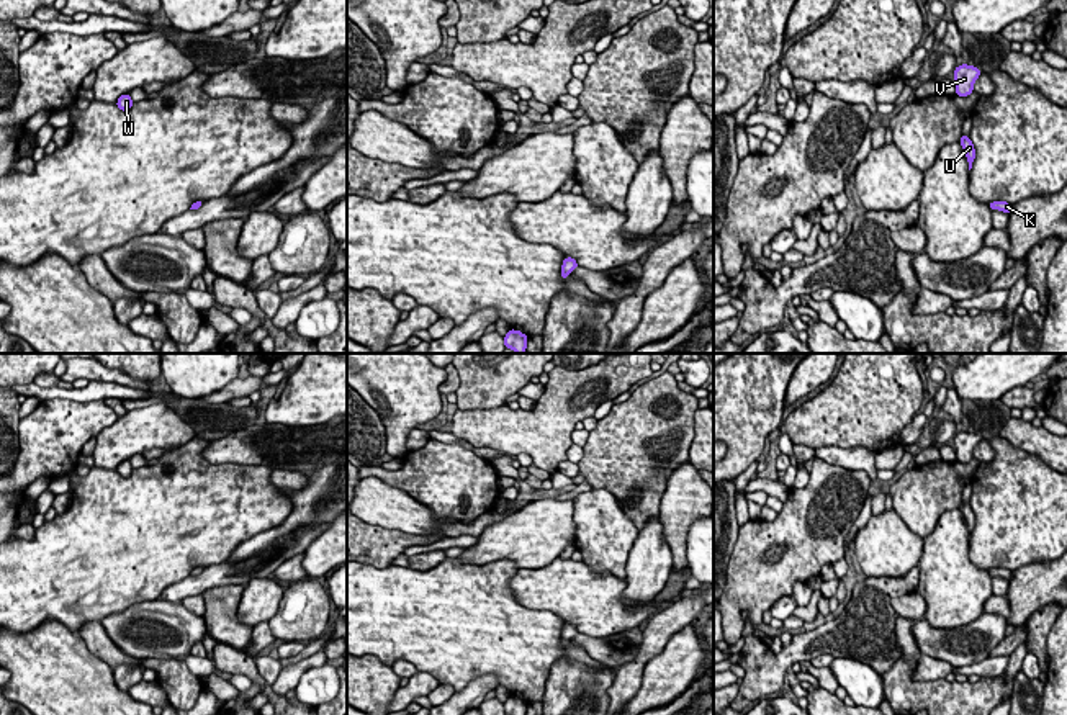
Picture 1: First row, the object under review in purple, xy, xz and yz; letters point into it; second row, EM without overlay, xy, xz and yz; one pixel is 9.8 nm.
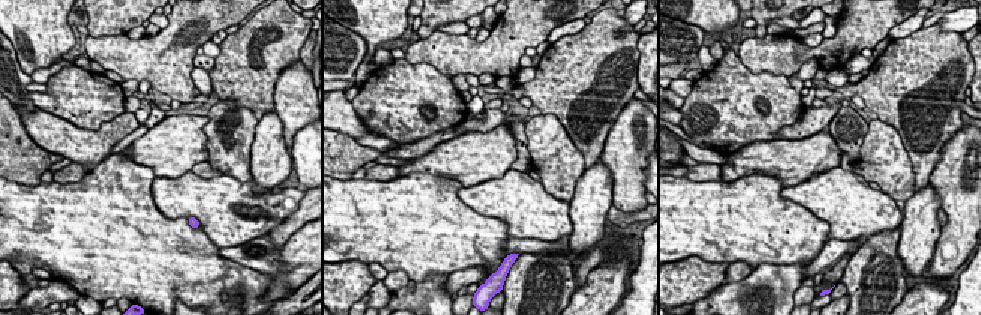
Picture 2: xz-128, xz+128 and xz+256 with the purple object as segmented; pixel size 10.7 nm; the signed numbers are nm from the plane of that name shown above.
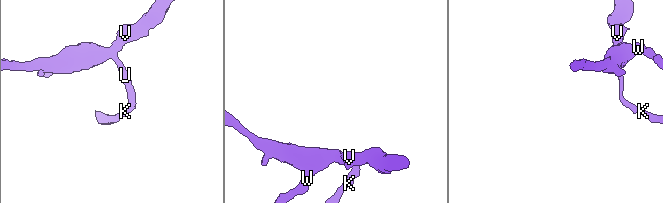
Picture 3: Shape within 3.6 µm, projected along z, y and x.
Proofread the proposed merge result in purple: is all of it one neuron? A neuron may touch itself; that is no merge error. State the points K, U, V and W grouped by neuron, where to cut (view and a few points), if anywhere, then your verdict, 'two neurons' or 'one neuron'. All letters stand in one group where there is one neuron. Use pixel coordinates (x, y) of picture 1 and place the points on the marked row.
K U V W; no cut; one neuron

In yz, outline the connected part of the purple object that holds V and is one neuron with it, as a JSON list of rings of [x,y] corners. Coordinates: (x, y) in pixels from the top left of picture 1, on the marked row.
[[[962,64],[956,67],[956,95],[969,97],[974,92],[974,82],[979,79],[980,74],[982,70],[974,65]]]

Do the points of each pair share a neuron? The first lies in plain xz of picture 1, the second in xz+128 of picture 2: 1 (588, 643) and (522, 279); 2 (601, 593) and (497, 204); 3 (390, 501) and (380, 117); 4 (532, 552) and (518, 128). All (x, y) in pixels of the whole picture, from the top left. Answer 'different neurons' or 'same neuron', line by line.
1: different neurons
2: same neuron
3: different neurons
4: different neurons

